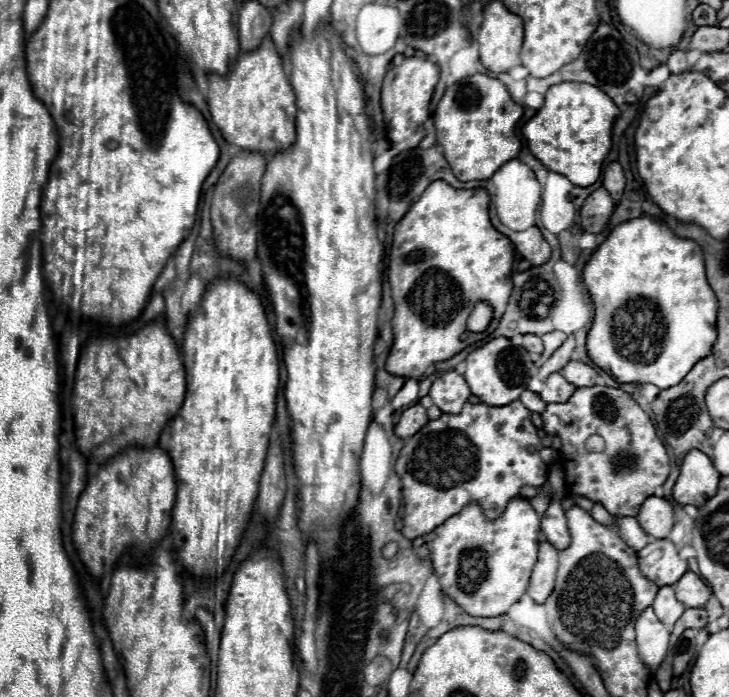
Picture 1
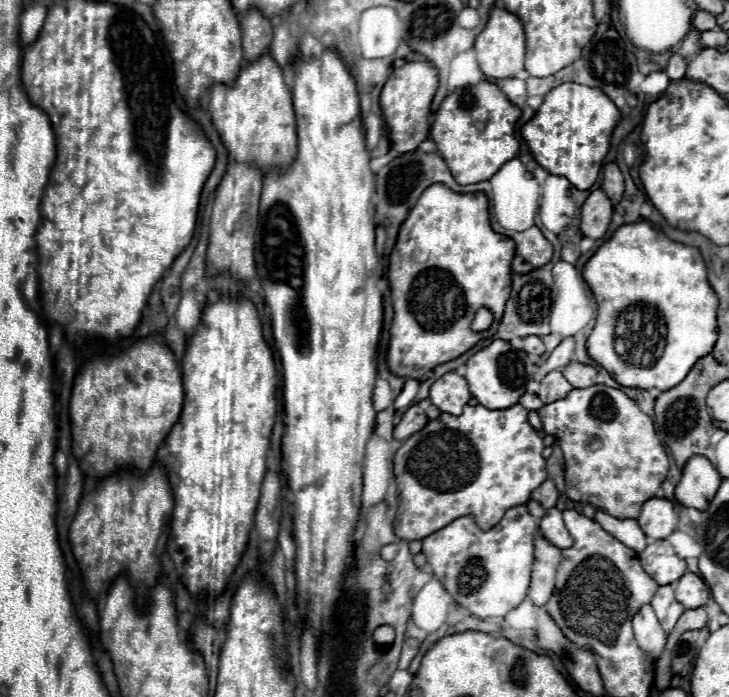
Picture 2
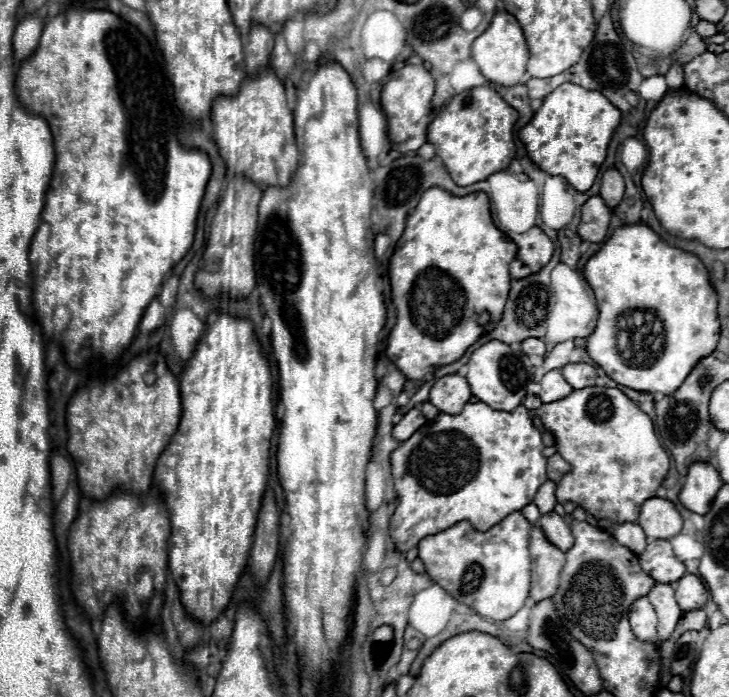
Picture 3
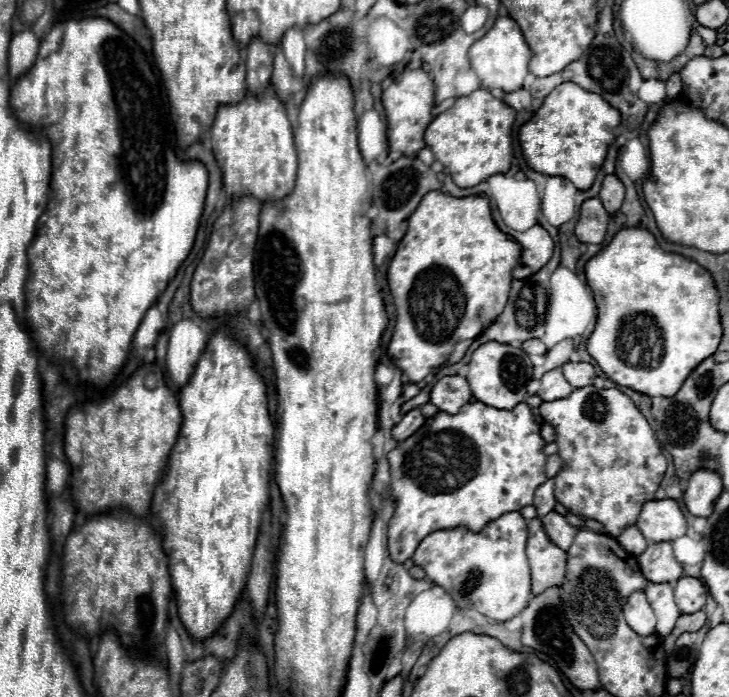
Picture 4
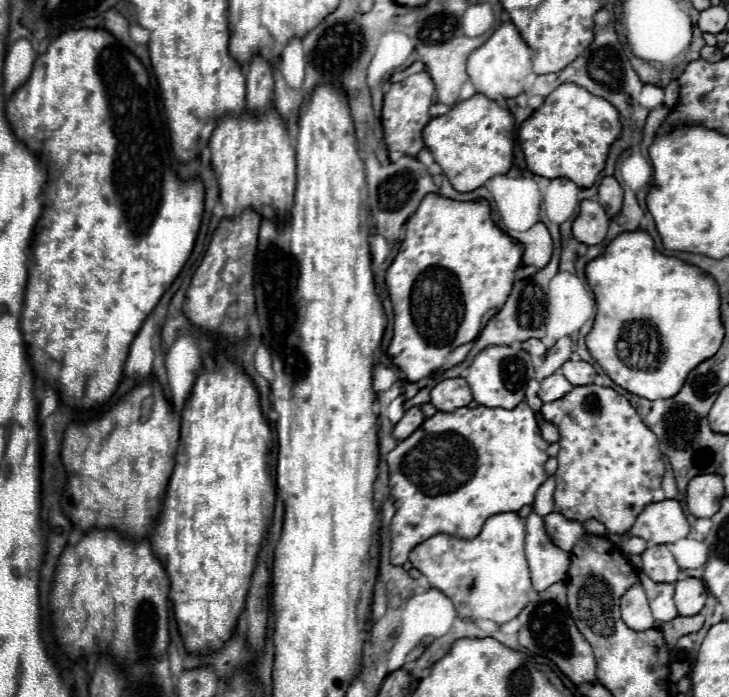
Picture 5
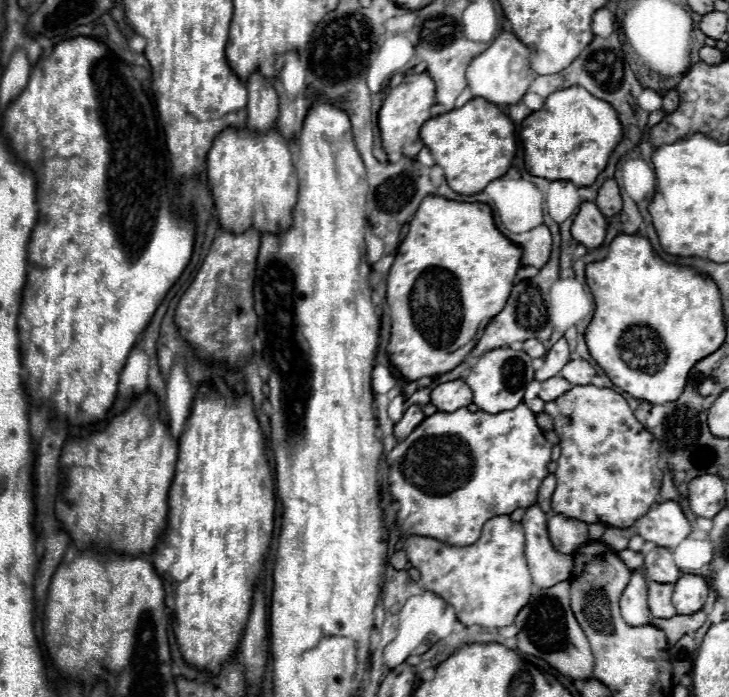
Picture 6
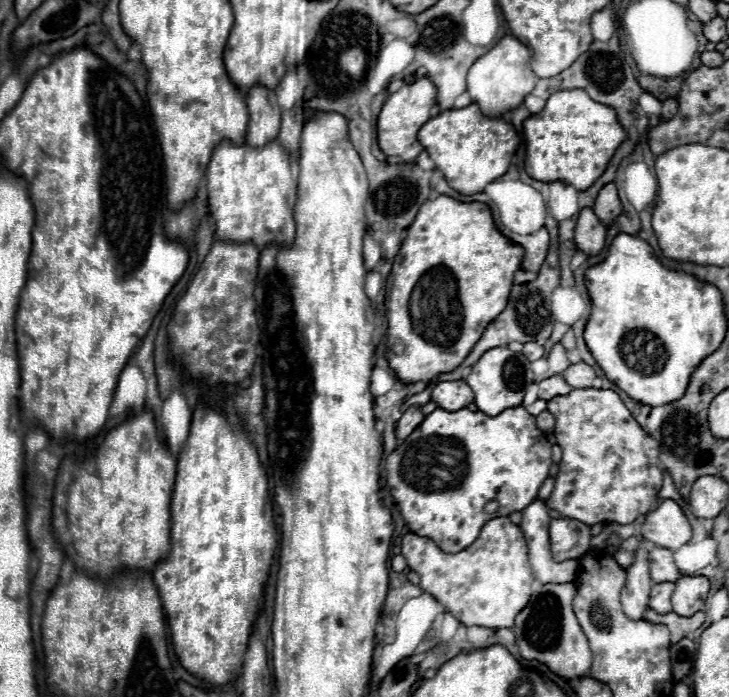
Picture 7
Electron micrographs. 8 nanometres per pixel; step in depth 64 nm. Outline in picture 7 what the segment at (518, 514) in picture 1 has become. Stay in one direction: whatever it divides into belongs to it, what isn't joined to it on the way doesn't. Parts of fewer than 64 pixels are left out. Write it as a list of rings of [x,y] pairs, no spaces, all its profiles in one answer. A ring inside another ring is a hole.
[[[506,516],[486,522],[476,542],[458,554],[444,554],[430,538],[422,538],[410,532],[402,540],[402,556],[406,558],[410,570],[420,574],[420,588],[432,594],[446,608],[446,612],[450,612],[464,626],[512,628],[512,620],[526,608],[532,594],[534,576],[528,562],[528,546],[522,536],[522,530],[516,524],[512,524]]]

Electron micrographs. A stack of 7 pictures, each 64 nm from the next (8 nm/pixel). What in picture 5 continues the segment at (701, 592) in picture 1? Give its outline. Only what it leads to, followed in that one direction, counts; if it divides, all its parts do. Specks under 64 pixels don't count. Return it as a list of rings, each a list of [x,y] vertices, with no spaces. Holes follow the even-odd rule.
[[[682,578],[676,582],[674,604],[680,616],[694,616],[698,614],[708,598],[708,590],[700,578]]]

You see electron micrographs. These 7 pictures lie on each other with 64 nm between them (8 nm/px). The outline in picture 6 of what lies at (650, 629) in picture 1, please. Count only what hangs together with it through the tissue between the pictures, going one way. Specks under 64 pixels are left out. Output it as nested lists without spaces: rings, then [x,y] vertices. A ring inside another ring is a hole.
[[[644,568],[632,570],[630,582],[620,598],[620,610],[624,620],[630,626],[644,626],[650,624],[650,610],[648,610],[648,578]]]

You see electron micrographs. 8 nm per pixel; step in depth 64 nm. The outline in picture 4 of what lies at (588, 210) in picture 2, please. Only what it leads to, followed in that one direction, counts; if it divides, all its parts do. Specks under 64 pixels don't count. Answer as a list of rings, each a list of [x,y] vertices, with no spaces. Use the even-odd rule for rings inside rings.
[[[590,198],[580,208],[580,220],[574,226],[574,234],[584,244],[600,244],[606,236],[610,214],[604,210],[598,198]]]

